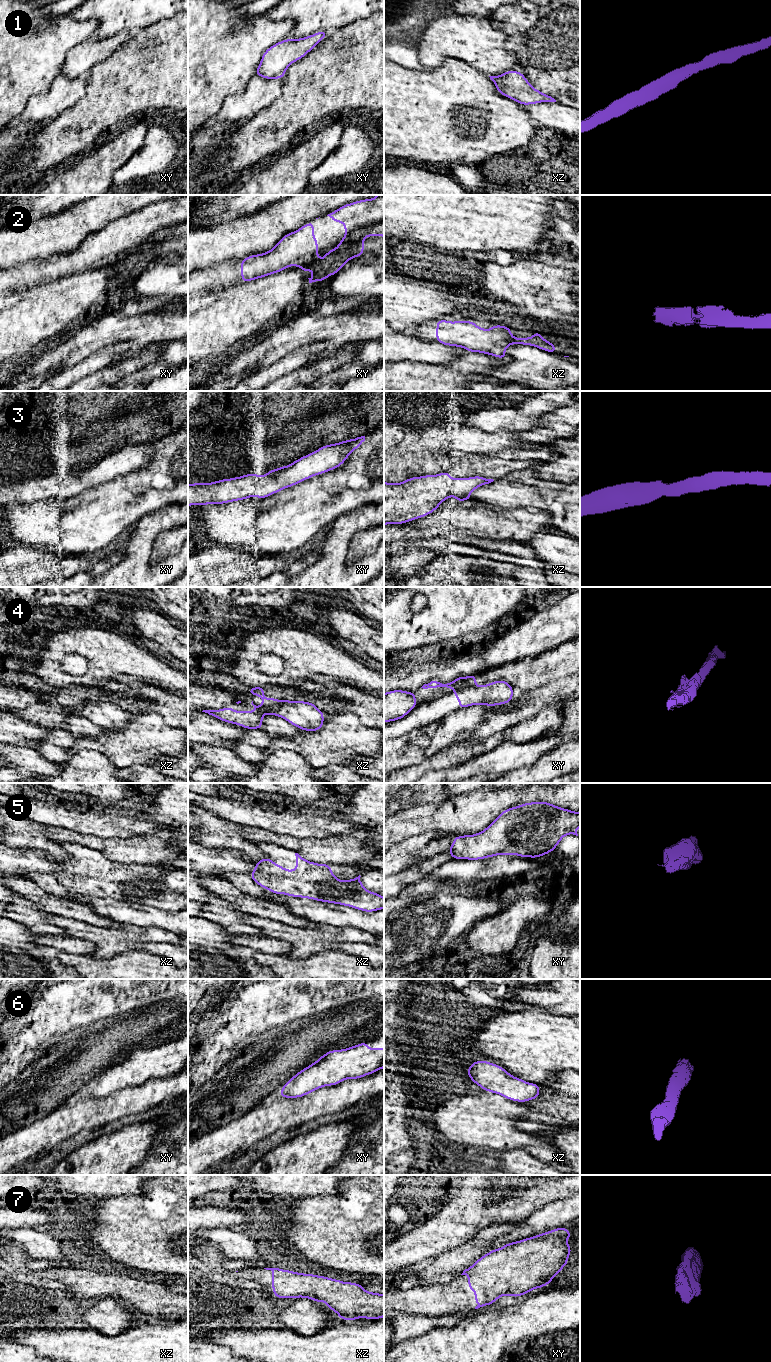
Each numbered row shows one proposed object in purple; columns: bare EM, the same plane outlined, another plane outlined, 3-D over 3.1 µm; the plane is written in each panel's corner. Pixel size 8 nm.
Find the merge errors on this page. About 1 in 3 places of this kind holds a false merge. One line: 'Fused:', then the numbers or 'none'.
Fused: 4

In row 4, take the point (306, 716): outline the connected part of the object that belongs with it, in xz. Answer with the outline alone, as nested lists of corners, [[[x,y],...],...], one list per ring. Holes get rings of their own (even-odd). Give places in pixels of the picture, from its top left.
[[[283,700],[267,709],[271,715],[281,717],[304,731],[319,731],[324,723],[324,713],[306,701]]]

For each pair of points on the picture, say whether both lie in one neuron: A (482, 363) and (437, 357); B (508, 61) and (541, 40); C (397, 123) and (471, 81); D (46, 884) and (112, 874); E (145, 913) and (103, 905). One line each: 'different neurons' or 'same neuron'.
A: different neurons
B: different neurons
C: same neuron
D: same neuron
E: same neuron

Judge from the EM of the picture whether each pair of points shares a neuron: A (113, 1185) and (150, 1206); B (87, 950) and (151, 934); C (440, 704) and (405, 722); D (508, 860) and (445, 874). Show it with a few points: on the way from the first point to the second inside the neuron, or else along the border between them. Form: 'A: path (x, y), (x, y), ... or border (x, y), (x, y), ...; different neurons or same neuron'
A: border (144, 1185), (137, 1194), (112, 1196), (106, 1199); different neurons
B: border (74, 937), (89, 940), (96, 948); different neurons
C: path (431, 711), (414, 720); same neuron
D: path (492, 868), (483, 871), (461, 871); same neuron

